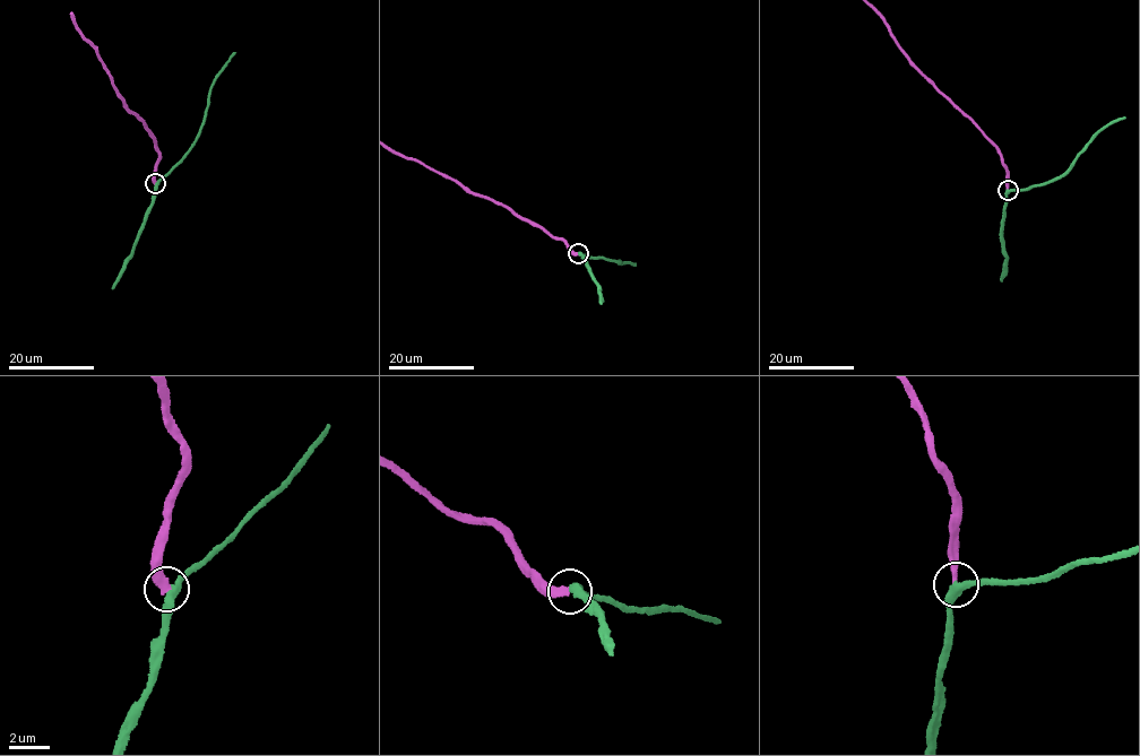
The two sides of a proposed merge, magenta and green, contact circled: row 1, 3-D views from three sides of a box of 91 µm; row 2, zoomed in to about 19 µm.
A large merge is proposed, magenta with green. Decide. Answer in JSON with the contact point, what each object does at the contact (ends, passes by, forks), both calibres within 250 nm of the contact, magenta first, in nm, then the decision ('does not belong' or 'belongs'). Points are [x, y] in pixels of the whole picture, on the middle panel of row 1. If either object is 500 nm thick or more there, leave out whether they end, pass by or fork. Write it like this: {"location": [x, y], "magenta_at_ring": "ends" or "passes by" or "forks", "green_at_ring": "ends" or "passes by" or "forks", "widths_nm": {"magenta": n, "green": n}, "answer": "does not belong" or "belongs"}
{"location": [578, 253], "magenta_at_ring": "ends", "green_at_ring": "passes by", "widths_nm": {"magenta": 360, "green": 400}, "answer": "belongs"}

